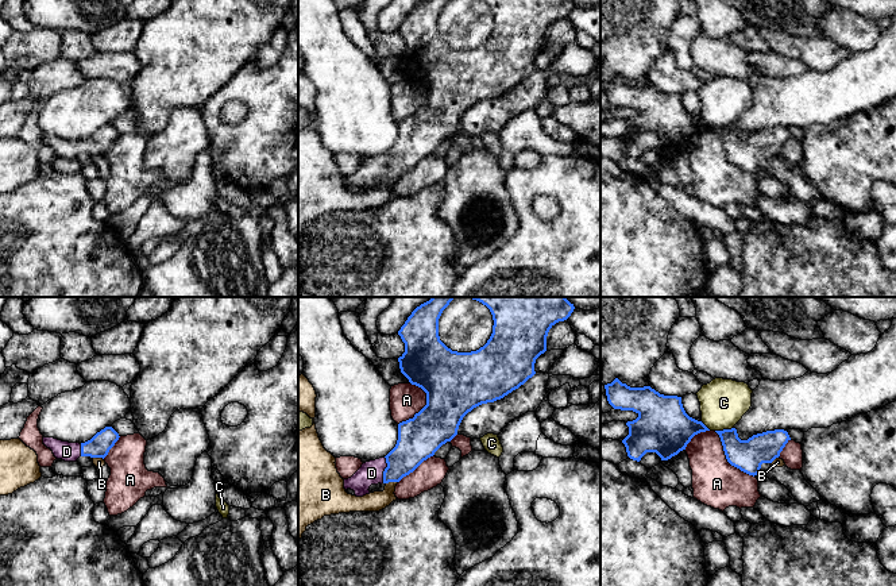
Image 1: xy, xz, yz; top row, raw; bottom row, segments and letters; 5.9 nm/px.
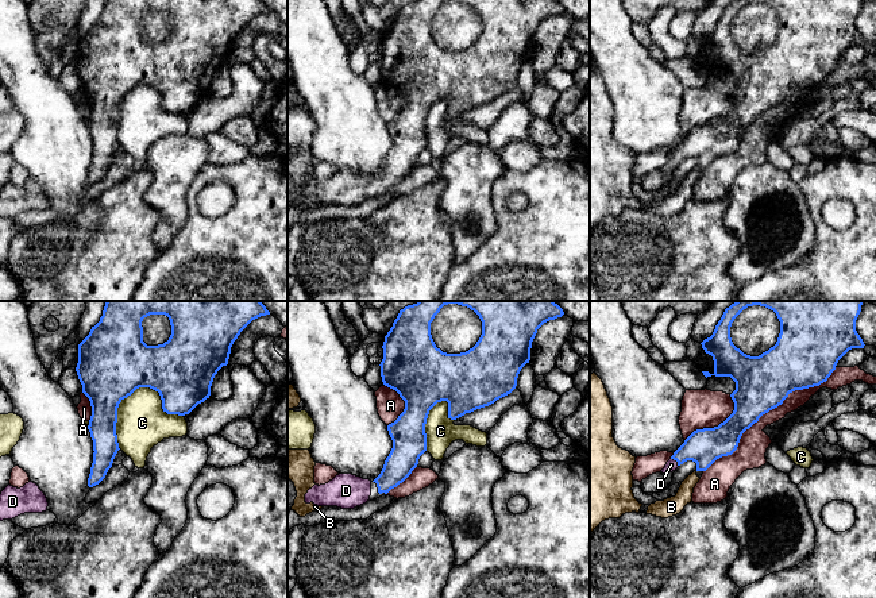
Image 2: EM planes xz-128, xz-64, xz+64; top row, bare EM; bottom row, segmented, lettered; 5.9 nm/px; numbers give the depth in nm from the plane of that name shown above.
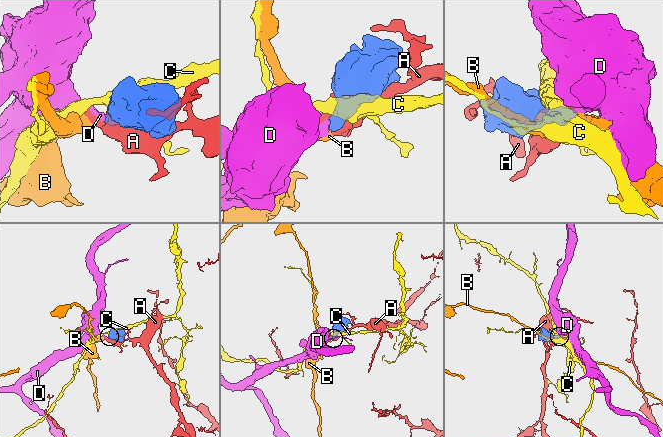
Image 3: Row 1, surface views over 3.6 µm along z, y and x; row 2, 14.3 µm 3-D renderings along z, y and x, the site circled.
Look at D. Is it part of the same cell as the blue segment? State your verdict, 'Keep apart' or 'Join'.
Join

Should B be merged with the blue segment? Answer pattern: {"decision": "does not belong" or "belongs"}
{"decision": "does not belong"}

